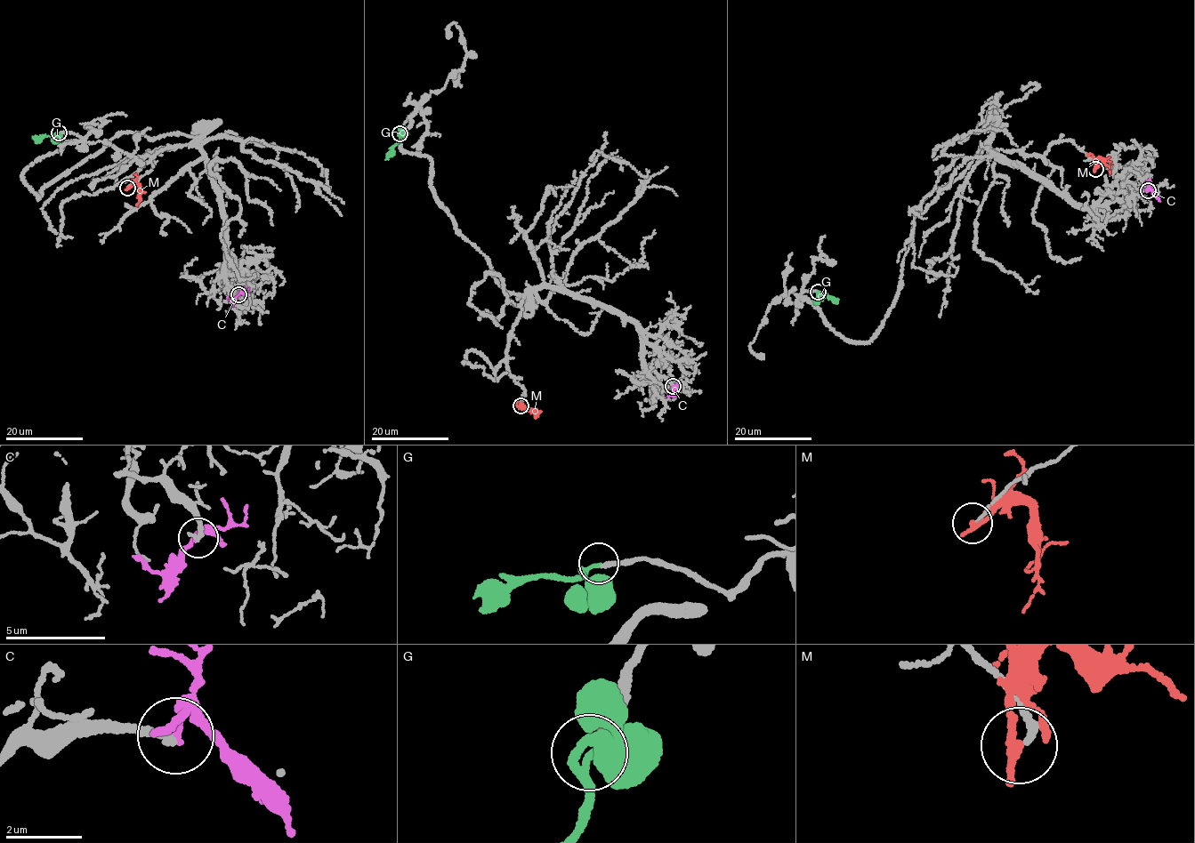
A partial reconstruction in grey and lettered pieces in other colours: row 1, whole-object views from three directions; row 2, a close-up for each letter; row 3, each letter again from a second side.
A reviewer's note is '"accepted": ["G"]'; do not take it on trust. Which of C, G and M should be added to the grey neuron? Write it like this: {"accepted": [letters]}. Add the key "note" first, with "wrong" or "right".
{"note": "right", "accepted": ["G"]}

